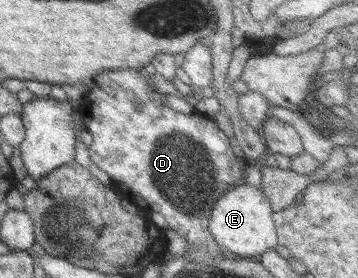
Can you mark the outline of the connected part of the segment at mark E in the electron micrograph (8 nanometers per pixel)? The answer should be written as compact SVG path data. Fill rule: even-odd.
M245 181L225 192L214 203L208 230L220 247L224 246L243 259L257 259L278 245L272 209L262 189Z

